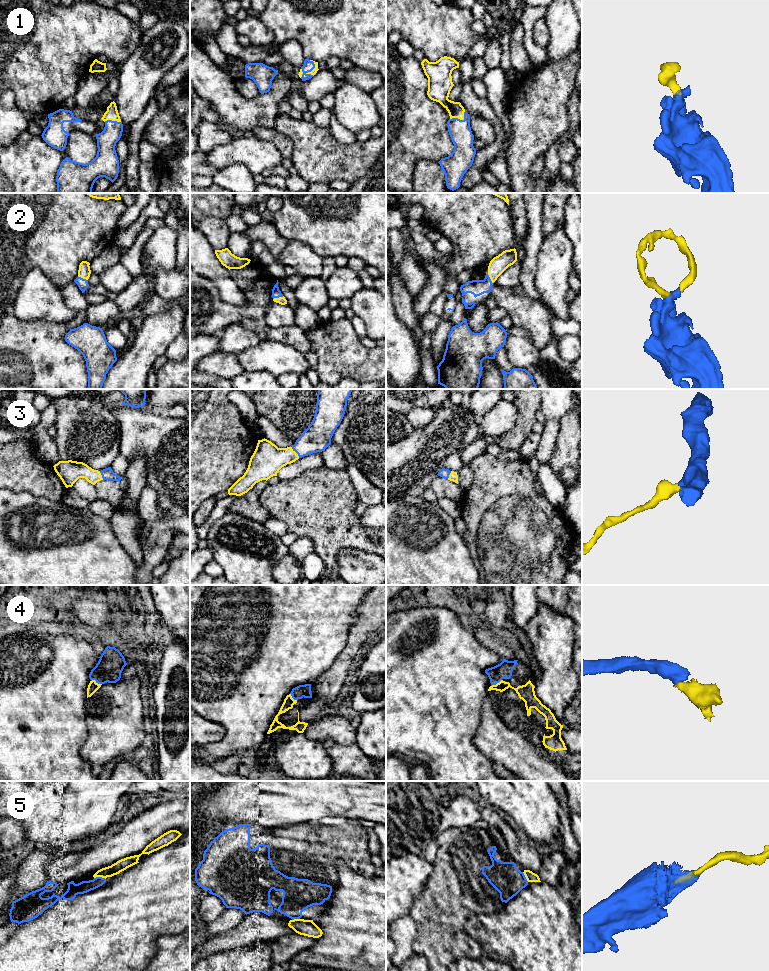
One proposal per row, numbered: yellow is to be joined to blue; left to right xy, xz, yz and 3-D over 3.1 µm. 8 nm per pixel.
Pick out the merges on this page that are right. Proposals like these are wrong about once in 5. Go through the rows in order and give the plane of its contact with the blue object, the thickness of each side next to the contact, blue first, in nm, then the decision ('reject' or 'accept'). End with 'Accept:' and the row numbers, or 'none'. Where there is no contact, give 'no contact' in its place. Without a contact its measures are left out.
1: contact in xz; calibres 90 and 50 nm; accept
2: contact in xz; calibres 80 and 60 nm; accept
3: contact in xz; calibres 220 and 260 nm; accept
4: contact in xy; calibres 200 and 80 nm; accept
5: contact in xy; calibres 100 and 90 nm; reject
Accept: 1, 2, 3, 4

